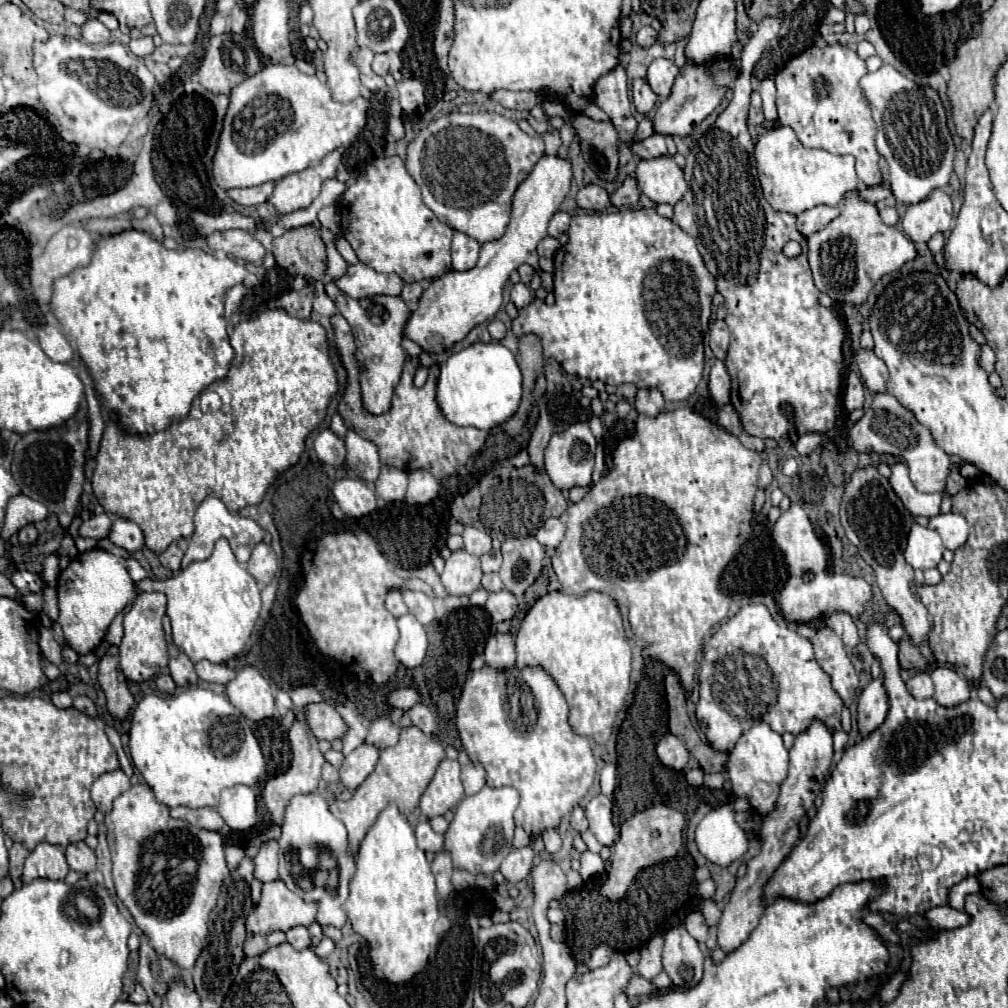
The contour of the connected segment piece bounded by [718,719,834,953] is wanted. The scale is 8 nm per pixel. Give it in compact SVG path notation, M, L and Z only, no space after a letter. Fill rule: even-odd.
M814 719L806 731L796 735L796 741L790 749L790 771L784 783L780 785L776 807L762 821L762 829L760 829L762 853L758 853L754 859L748 861L748 871L742 879L738 879L734 893L730 897L730 903L722 911L722 917L718 923L718 947L722 947L726 953L740 947L744 939L748 939L756 923L760 921L760 915L764 913L764 907L766 907L766 903L762 901L762 887L772 877L776 867L784 861L784 857L792 851L798 839L798 821L814 805L816 795L822 791L826 775L832 765L832 755L834 755L832 733L828 731L828 725L824 721Z

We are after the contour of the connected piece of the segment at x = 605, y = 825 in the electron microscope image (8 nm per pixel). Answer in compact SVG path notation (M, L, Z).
M596 795L586 805L586 817L590 821L590 831L602 845L612 845L616 841L616 829L612 823L612 801L606 795Z

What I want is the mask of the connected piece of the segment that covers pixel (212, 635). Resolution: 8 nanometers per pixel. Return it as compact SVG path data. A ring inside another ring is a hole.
M218 539L214 545L214 551L208 559L204 561L194 561L190 563L186 569L182 569L180 573L176 573L174 577L166 579L166 581L156 581L156 579L144 579L135 586L138 592L143 591L162 591L168 597L168 619L172 625L172 637L174 643L196 663L202 659L208 659L210 663L226 663L228 659L236 657L246 641L250 639L252 627L258 619L260 613L260 589L256 579L252 579L252 575L246 571L244 565L240 565L230 549L228 539Z

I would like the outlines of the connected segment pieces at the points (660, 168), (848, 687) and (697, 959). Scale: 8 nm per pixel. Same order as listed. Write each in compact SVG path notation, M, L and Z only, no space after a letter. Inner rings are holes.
M668 155L642 159L636 167L636 181L640 191L654 203L676 205L688 189L682 169Z
M824 625L812 637L812 645L818 665L832 677L834 691L842 697L844 703L850 705L858 691L858 673L848 657L842 639L830 627Z
M680 925L664 935L662 965L672 983L690 989L702 979L702 951L698 941Z

